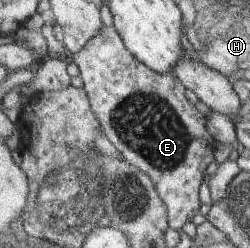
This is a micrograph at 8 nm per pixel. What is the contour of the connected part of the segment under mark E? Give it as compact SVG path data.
M115 27L102 28L100 35L94 37L94 41L90 41L80 53L73 56L73 61L80 69L83 88L89 95L91 106L107 139L124 159L153 179L158 193L169 207L170 227L180 231L200 213L200 189L204 181L204 171L214 161L216 141L214 136L210 135L207 116L190 103L190 99L186 97L187 87L174 70L170 73L158 73L150 69L126 47L125 40Z

